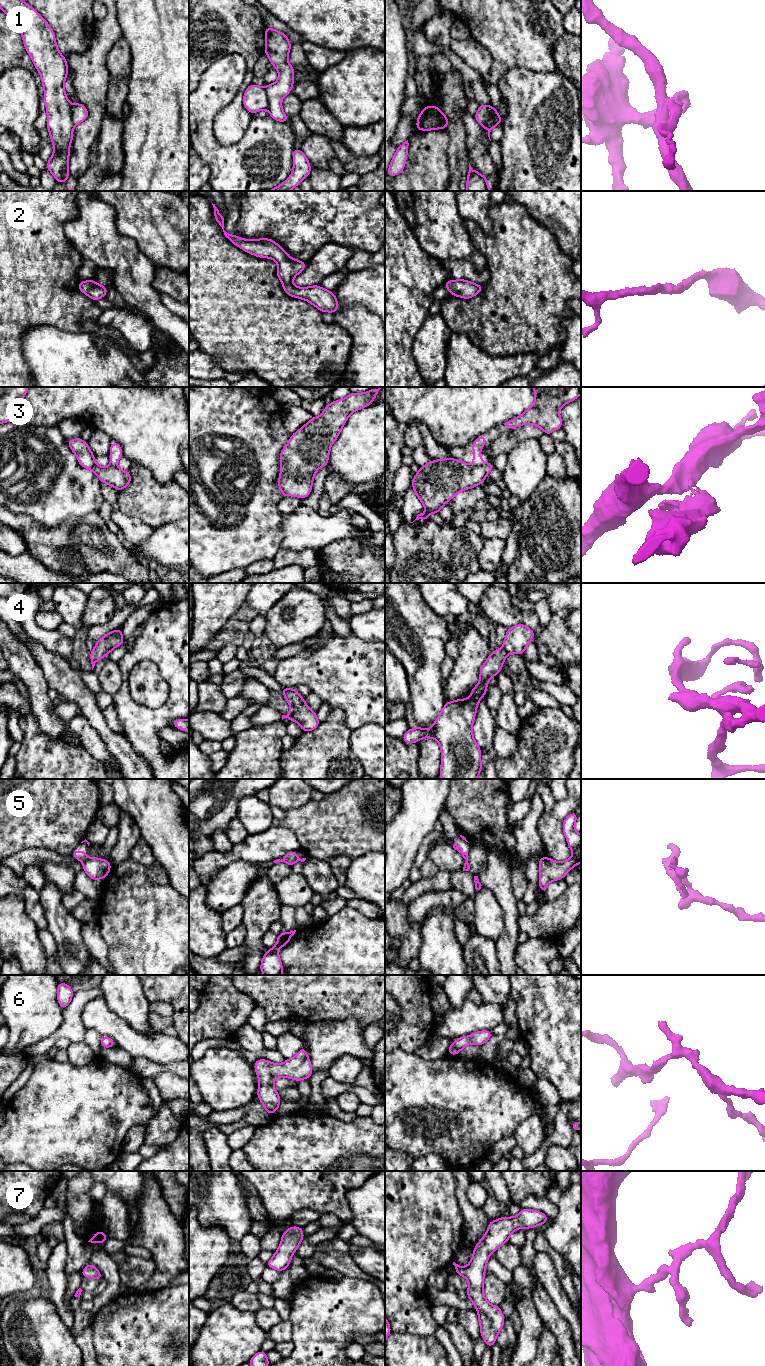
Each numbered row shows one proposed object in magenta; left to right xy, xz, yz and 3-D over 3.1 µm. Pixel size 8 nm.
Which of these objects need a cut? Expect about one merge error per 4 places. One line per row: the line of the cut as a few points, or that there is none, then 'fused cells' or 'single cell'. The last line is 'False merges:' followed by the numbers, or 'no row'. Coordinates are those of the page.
1: yz (496, 114), (493, 114), (481, 126) | fused cells
2: no cut | single cell
3: yz (474, 465), (479, 466) | fused cells
4: no cut | single cell
5: xy (87, 858), (83, 862) | fused cells
6: no cut | single cell
7: no cut | single cell
False merges: 1, 3, 5

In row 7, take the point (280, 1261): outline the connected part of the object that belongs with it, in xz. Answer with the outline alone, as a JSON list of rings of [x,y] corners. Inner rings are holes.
[[[291,1226],[283,1234],[278,1250],[267,1262],[267,1267],[282,1272],[290,1265],[291,1259],[304,1238],[301,1227]]]

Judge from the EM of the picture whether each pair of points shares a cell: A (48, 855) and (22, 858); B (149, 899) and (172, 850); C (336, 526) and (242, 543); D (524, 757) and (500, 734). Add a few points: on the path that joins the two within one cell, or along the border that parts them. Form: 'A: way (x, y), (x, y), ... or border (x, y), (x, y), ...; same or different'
A: way (42, 855), (28, 856); same
B: border (155, 859), (166, 872), (169, 882), (175, 888); different
C: border (282, 515), (280, 523), (282, 541), (279, 548); different
D: border (516, 736), (516, 750), (509, 757), (497, 757); different

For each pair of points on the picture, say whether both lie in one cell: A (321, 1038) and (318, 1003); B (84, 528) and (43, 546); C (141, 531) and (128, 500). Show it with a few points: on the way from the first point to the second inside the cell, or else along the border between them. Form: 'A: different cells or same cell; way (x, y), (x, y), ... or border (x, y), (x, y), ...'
A: different cells; border (343, 1020), (325, 1020), (308, 1023)
B: same cell; way (74, 538), (67, 544), (53, 546)
C: different cells; border (118, 510), (138, 517), (153, 529)

